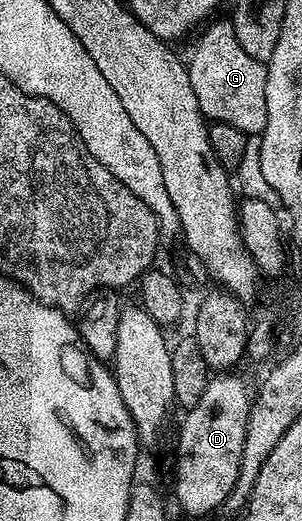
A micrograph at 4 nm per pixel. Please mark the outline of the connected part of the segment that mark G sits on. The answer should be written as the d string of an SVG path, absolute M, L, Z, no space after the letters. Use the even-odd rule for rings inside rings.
M224 17L217 23L211 23L199 32L200 40L192 51L192 60L189 58L186 63L190 86L194 88L194 97L198 97L198 109L205 120L234 125L234 129L242 129L247 136L260 135L268 123L268 68L265 64L254 61L254 57L250 57L250 53L238 45L238 36L234 34L231 18Z

